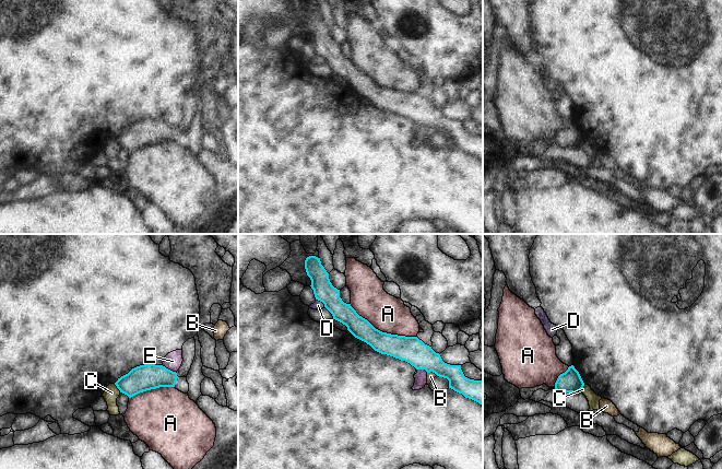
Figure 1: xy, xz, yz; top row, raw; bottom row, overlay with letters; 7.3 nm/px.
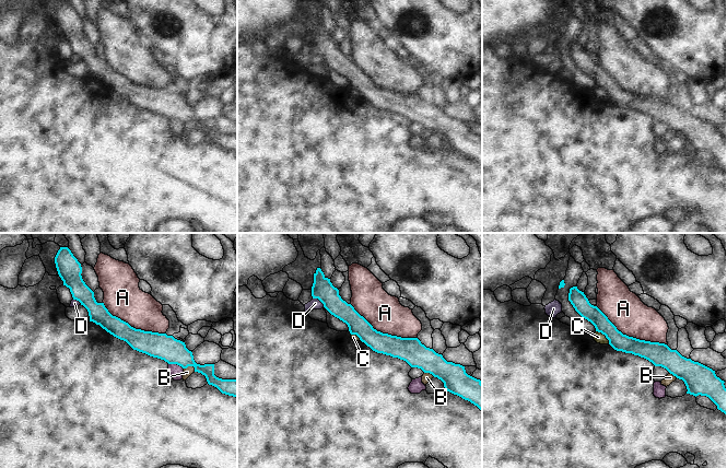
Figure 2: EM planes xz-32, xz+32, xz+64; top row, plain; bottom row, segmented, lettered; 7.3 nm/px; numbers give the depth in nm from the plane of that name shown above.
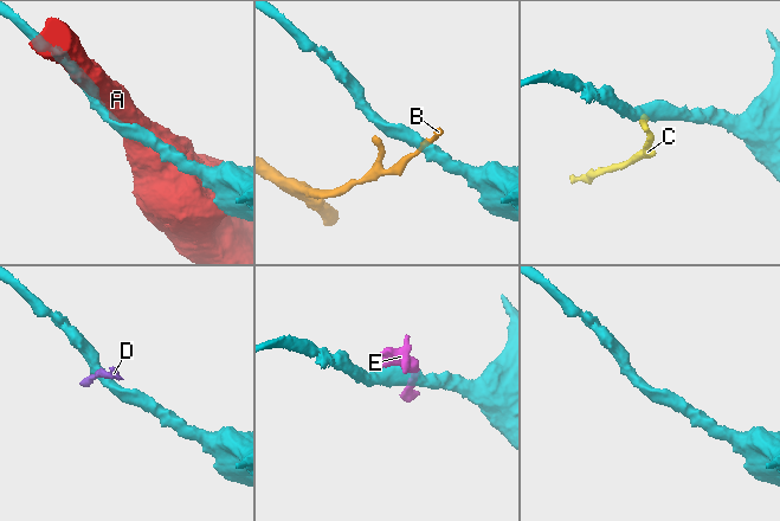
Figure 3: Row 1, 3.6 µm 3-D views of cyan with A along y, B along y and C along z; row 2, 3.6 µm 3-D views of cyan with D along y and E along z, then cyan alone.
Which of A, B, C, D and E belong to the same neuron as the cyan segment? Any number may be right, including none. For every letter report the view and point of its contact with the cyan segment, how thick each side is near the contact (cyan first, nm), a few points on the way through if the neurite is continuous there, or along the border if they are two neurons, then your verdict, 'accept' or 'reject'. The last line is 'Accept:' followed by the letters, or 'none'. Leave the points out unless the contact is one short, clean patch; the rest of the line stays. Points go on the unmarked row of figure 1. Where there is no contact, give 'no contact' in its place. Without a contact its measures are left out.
A: contact xz (381, 86); calibres 190 and 280 nm; reject
B: contact xz (433, 127); calibres 190 and 60 nm; border xz (427, 127), (434, 127), (437, 130); reject
C: contact xy (117, 142); calibres 190 and 110 nm; border xy (114, 139), (120, 147); reject
D: contact xz (321, 56); calibres 150 and 70 nm; border xz (316, 54), (324, 61); reject
E: contact xy (167, 124); calibres 190 and 140 nm; reject
Accept: none

